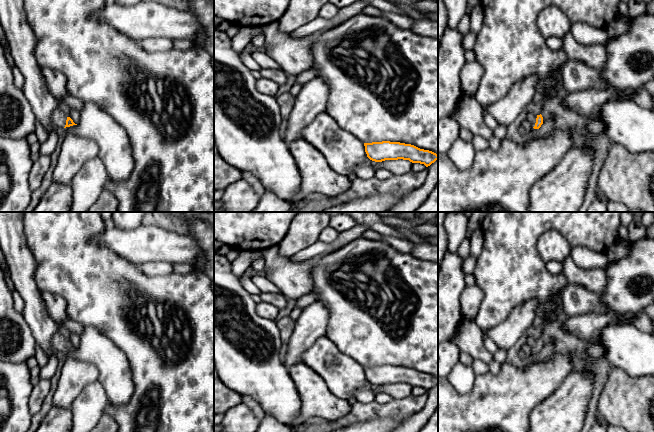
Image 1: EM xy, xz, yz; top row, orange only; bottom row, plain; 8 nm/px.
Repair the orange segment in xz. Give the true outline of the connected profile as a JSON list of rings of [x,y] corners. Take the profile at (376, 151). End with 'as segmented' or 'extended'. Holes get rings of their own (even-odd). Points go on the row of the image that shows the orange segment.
[[[382,141],[364,143],[364,146],[367,157],[375,162],[403,159],[412,163],[424,164],[428,167],[438,160],[436,153],[420,149],[411,144]]]; as segmented

